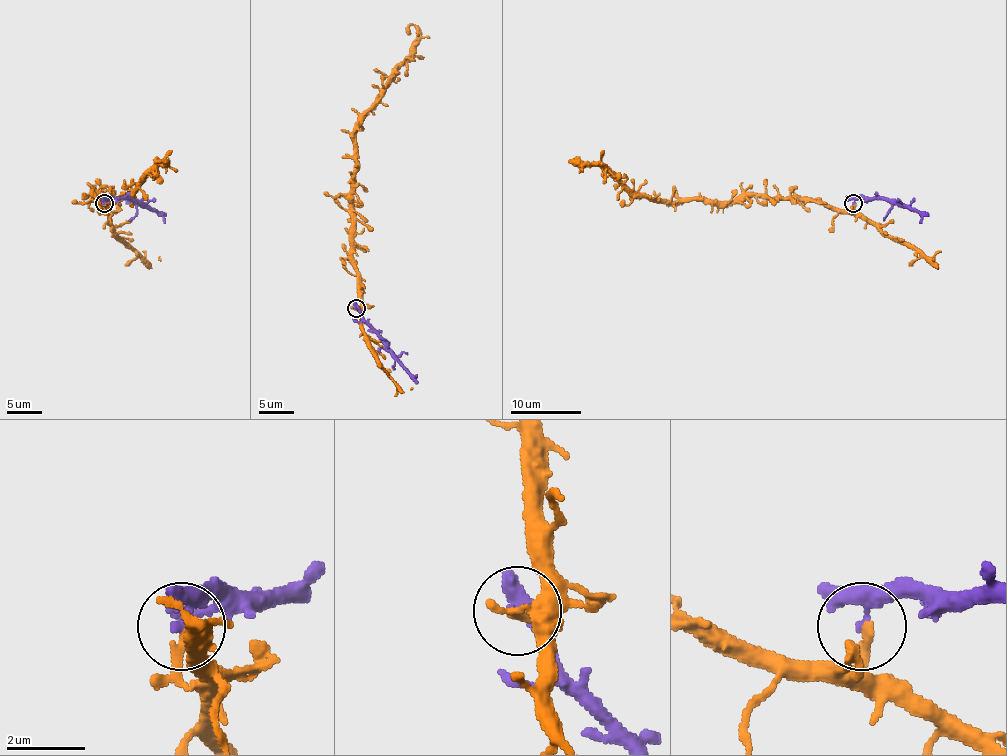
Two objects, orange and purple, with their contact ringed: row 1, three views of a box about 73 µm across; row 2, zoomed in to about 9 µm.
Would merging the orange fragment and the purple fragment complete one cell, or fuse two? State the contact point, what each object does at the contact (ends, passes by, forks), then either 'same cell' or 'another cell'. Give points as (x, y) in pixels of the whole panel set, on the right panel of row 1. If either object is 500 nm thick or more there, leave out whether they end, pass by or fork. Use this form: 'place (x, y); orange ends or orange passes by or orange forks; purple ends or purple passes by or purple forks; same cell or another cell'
place (853, 203); orange ends; purple passes by; another cell

